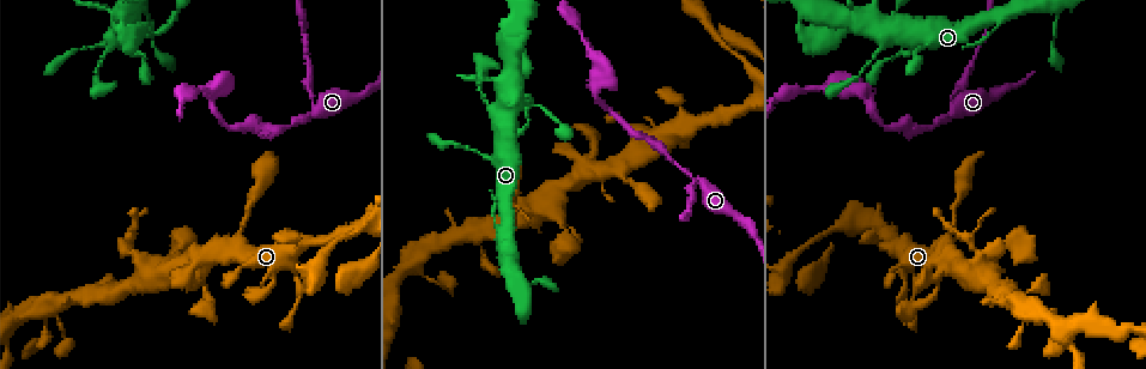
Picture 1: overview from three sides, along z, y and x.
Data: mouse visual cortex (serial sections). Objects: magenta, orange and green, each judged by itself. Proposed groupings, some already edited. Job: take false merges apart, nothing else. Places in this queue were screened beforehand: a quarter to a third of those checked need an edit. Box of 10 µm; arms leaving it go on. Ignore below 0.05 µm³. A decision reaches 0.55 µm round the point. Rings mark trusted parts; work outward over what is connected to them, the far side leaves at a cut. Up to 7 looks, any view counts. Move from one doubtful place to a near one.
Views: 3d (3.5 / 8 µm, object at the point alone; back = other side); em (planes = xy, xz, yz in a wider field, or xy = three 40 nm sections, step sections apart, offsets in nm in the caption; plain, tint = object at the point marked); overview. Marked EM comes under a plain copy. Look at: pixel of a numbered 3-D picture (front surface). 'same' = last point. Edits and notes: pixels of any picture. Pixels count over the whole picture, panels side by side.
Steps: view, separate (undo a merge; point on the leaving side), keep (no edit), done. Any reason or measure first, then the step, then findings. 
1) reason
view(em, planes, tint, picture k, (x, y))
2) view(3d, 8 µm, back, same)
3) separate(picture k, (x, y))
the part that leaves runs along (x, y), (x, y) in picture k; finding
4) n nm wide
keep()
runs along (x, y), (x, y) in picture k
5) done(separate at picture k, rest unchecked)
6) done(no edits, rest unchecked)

sharp bend
view(3d, 3.5 µm, picture 1, (295, 120))

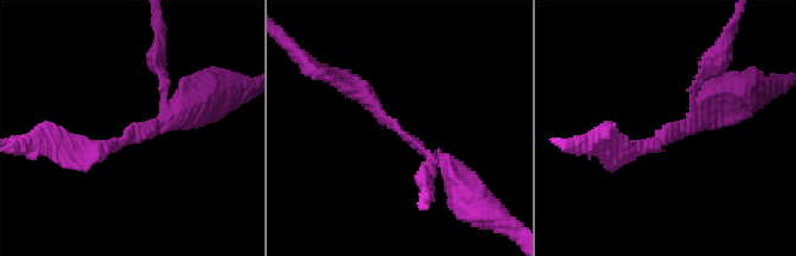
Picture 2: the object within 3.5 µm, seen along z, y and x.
shape alone is not enough
view(em, xy, step 1, tint, picture 2, (135, 130))

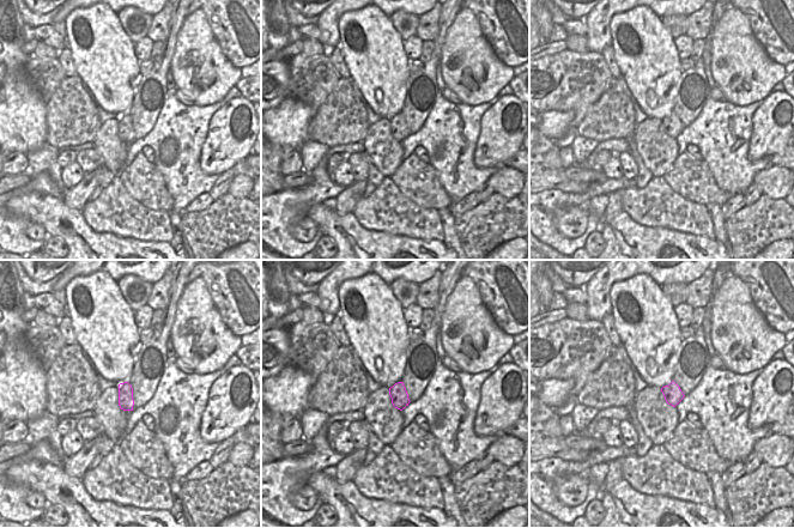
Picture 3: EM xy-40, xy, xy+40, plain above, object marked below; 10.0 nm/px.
170 nm wide
separate(picture 2, (159, 59))
the part that leaves runs along (165, 98), (158, 29) in picture 2; two cells meet here

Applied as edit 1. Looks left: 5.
see it whole again
view(overview)

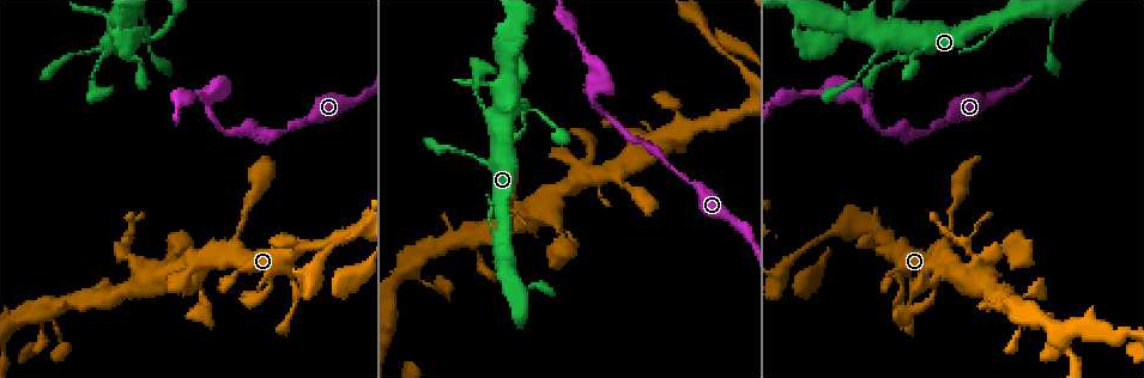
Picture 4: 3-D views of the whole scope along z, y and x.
view(3d, 3.5 µm, picture 4, (598, 82))

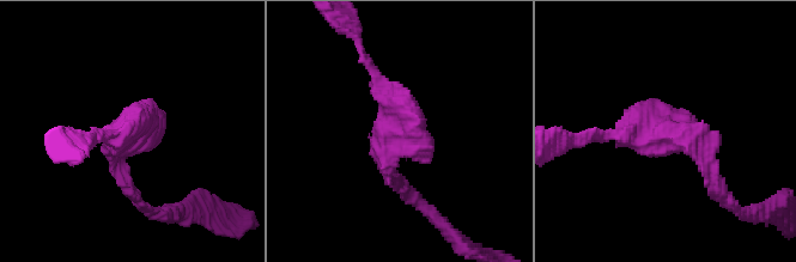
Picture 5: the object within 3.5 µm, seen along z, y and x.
view(em, xy, step 1, tint, picture 5, (130, 135))

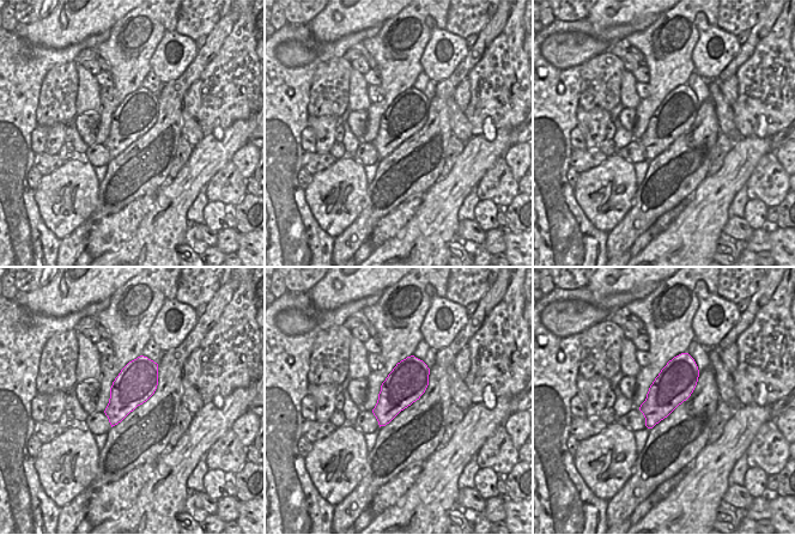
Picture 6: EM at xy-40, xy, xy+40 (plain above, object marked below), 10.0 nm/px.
400 nm wide
keep()
runs along (715, 177), (687, 133), (595, 133) in picture 5; all the same cell

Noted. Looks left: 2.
narrows sharply
view(3d, 8 µm, picture 4, (979, 258))

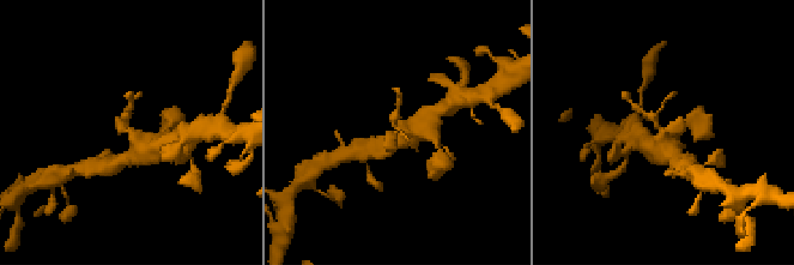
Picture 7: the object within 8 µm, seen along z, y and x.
closer look
view(3d, 3.5 µm, back, same)

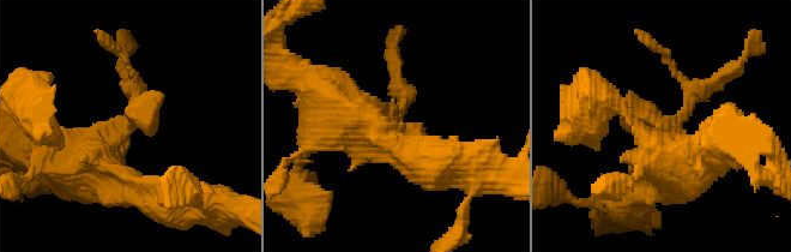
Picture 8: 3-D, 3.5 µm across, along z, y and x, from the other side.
separate(picture 8, (130, 73))
the part that leaves runs along (681, 115), (758, 42) in picture 8; a second cell is stuck on

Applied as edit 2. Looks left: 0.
done(separate at picture 2, separate at picture 8, rest unchecked)

